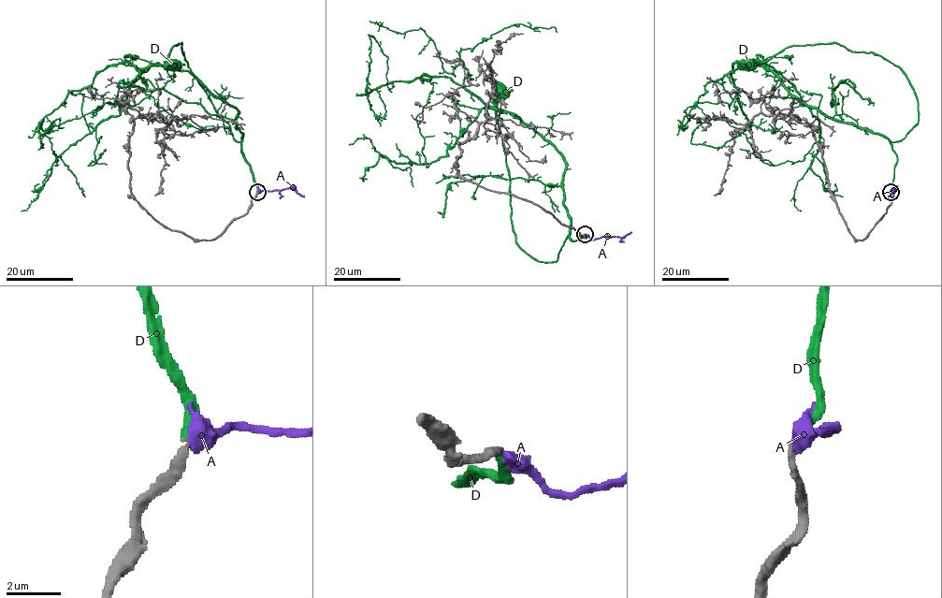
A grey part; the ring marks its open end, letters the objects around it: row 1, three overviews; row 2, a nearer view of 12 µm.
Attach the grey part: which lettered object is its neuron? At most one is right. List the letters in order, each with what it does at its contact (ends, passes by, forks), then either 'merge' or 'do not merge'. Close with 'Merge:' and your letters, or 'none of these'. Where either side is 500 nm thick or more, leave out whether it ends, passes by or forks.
A: do not merge
D: it ends | merge
Merge: D

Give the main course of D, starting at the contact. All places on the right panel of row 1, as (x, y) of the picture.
D: (891, 192), (897, 161), (891, 143), (918, 123), (916, 94), (898, 67), (835, 43), (791, 45), (750, 65)

